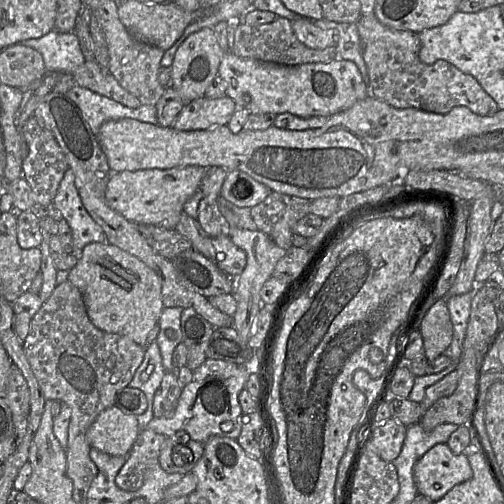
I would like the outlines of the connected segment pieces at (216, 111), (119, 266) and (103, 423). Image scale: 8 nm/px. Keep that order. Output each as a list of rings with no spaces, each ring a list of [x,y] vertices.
[[[228,95],[221,98],[203,96],[187,102],[172,127],[180,131],[191,131],[226,125],[237,108],[235,101]]]
[[[108,243],[86,245],[76,265],[69,271],[68,282],[79,289],[92,324],[107,333],[125,335],[146,347],[149,333],[164,308],[161,279],[137,257]]]
[[[113,405],[97,416],[86,438],[91,448],[111,456],[127,456],[139,432],[137,417]]]

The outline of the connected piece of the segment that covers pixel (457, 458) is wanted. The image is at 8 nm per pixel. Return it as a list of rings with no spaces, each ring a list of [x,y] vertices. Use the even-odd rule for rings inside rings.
[[[447,443],[436,444],[414,465],[413,477],[418,494],[438,501],[454,486],[468,481],[473,472],[468,457],[454,454]]]

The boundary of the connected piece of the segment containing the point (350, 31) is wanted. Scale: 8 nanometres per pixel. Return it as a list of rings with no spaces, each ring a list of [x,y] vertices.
[[[325,18],[313,22],[317,27],[324,30],[337,30],[338,41],[336,48],[338,58],[354,62],[367,82],[367,68],[362,54],[362,44],[356,23],[328,21]]]

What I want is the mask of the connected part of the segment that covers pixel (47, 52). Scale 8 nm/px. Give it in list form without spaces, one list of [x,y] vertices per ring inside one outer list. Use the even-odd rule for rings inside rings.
[[[53,29],[40,38],[19,42],[39,51],[46,71],[73,73],[85,63],[78,36],[74,32],[63,33]]]

